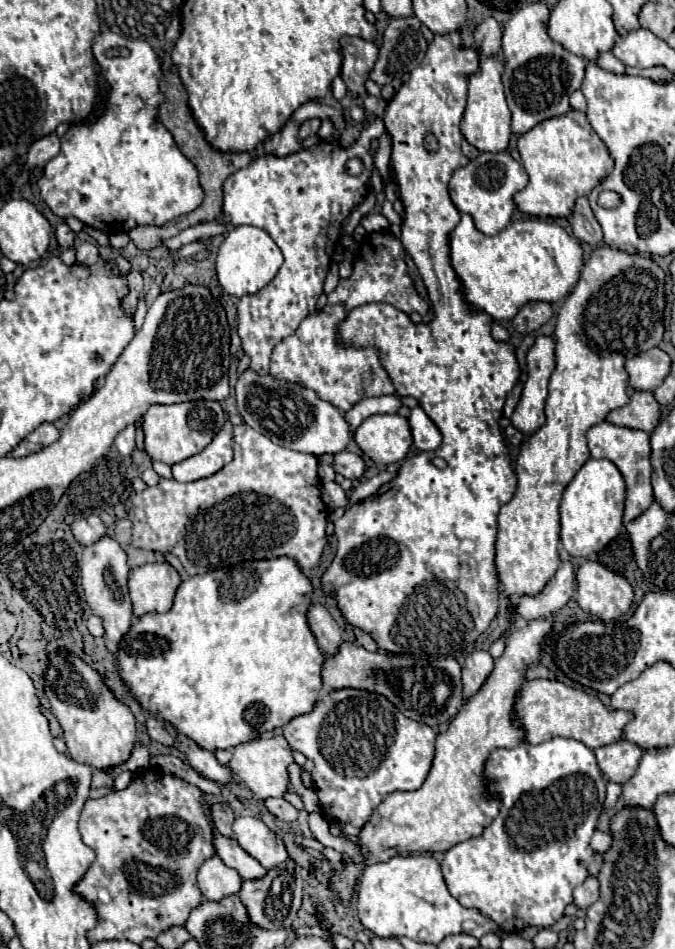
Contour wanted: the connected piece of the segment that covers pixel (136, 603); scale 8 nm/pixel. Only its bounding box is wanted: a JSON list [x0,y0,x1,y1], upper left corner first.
[128,563,180,617]

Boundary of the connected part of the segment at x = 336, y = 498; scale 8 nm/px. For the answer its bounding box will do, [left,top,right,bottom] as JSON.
[320,481,348,509]

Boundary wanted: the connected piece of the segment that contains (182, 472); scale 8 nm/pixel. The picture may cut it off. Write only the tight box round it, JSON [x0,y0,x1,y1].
[172,419,234,483]

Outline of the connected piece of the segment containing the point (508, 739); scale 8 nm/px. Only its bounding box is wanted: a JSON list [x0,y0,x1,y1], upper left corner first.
[328,611,550,905]

